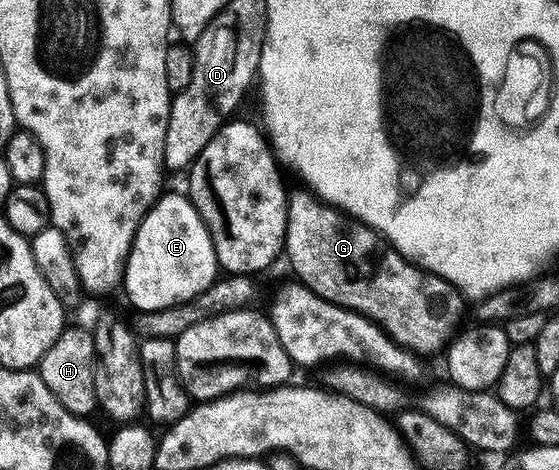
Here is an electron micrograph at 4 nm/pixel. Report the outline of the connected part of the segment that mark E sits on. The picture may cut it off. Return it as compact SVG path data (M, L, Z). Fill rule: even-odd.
M184 193L161 194L156 204L144 214L144 219L138 225L136 236L132 239L132 250L129 251L124 264L122 291L128 294L129 301L134 305L133 308L136 311L158 311L174 307L198 297L198 293L205 291L211 283L216 282L217 278L218 264L212 238L192 200Z

